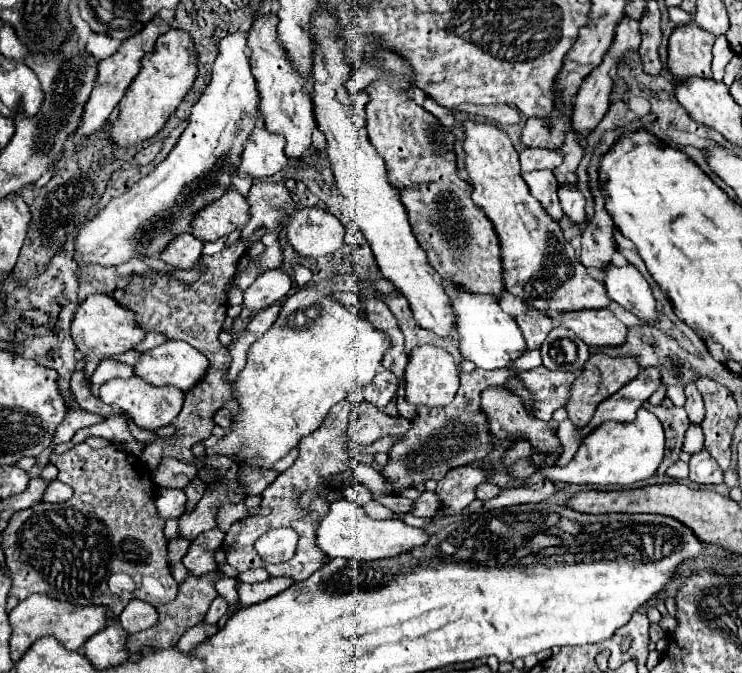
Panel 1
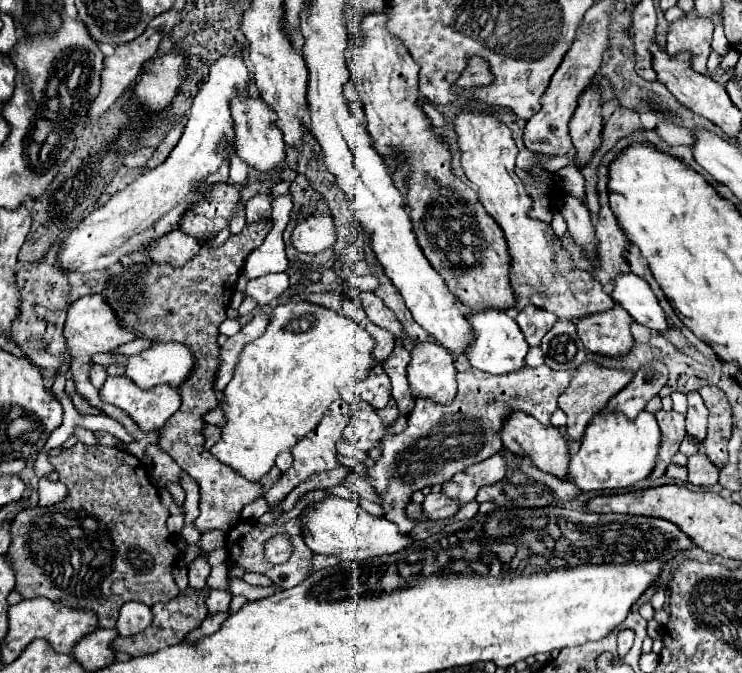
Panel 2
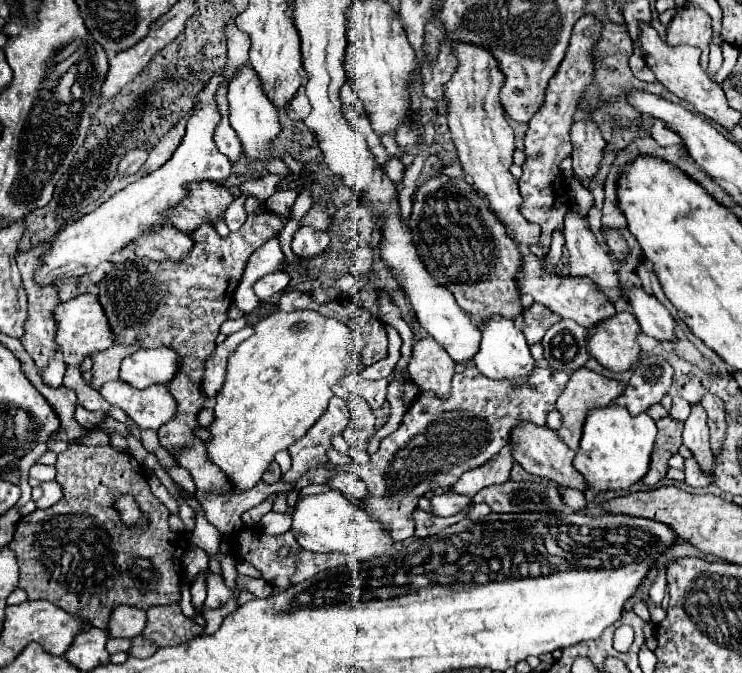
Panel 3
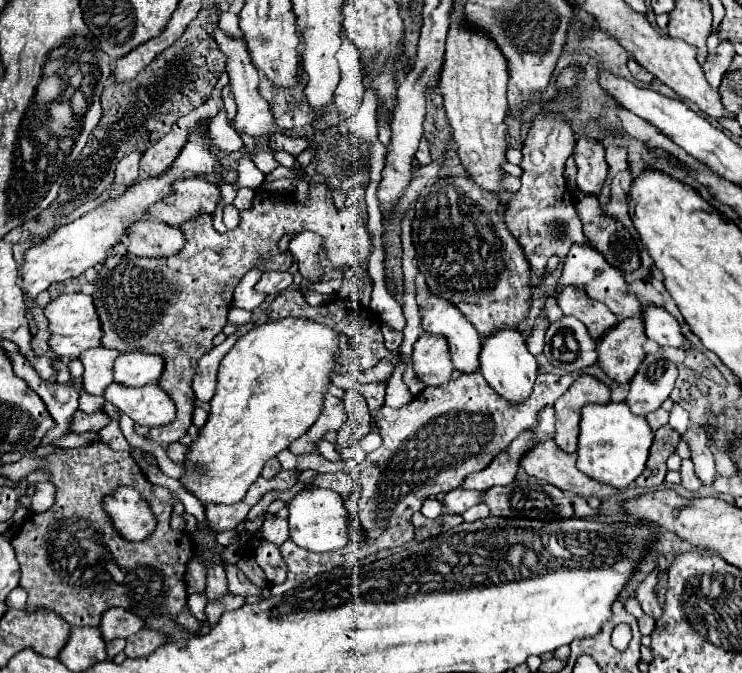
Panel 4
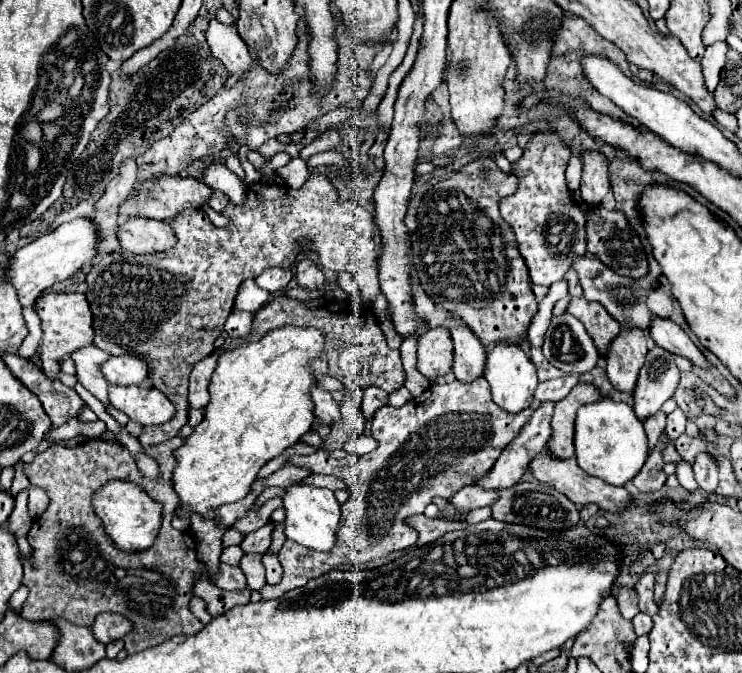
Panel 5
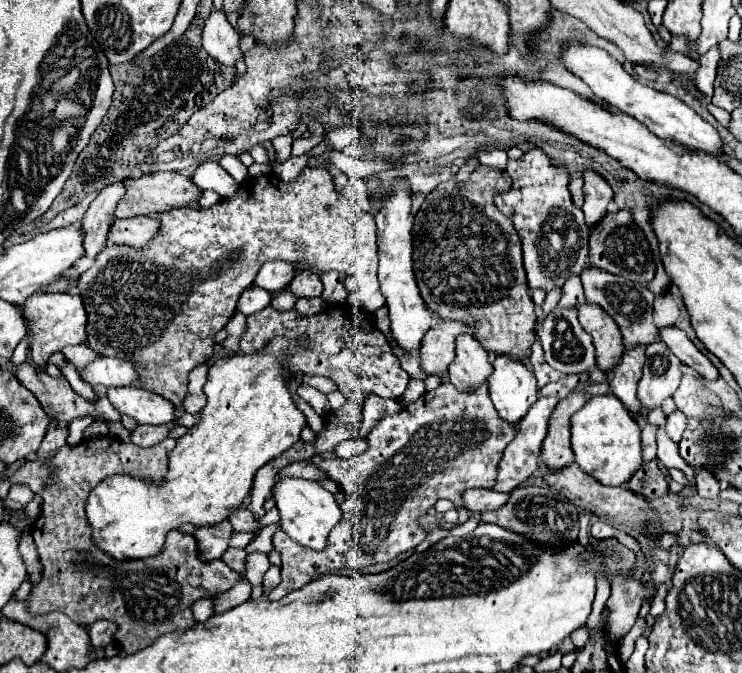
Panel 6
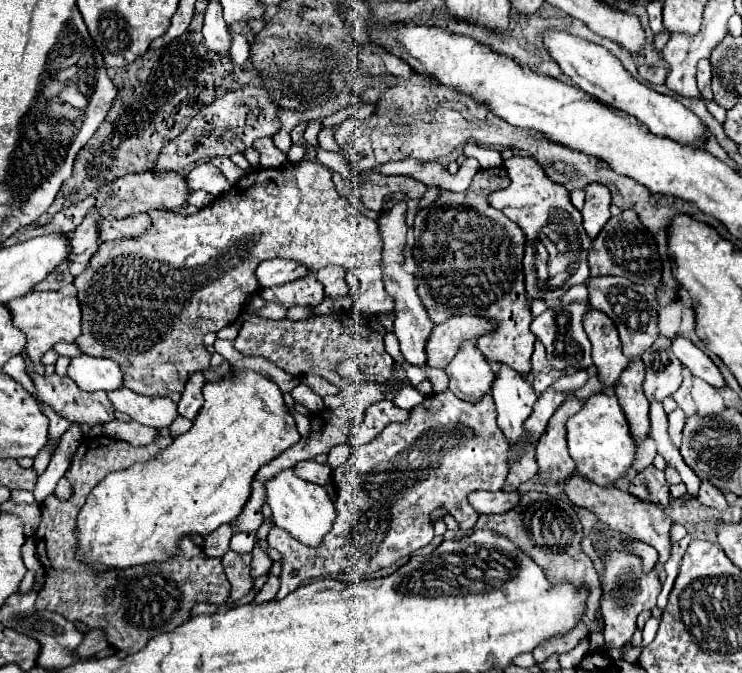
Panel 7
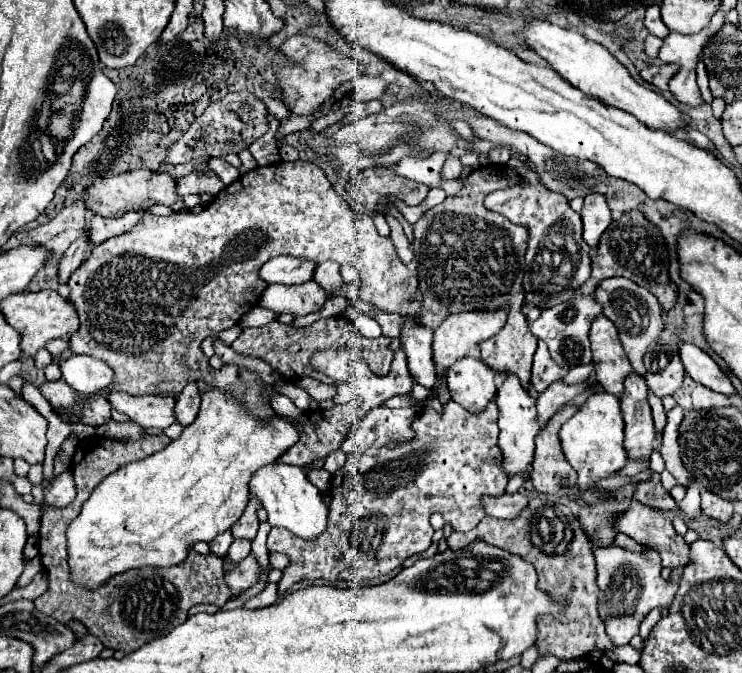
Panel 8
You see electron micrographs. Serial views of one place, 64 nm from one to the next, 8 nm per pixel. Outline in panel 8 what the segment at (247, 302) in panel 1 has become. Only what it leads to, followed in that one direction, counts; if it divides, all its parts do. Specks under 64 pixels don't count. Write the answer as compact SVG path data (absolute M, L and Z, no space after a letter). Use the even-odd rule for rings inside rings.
M276 256L268 260L258 274L266 284L304 284L306 280L312 280L314 268L316 264L304 258Z

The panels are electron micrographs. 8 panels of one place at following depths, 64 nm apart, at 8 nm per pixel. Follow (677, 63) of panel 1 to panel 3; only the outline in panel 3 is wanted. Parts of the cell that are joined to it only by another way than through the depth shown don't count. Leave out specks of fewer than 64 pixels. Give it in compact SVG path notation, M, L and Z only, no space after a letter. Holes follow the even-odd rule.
M688 2L686 8L682 8L672 22L668 24L668 34L666 42L672 46L678 44L690 44L702 50L700 56L700 66L708 66L708 46L710 46L710 36L712 36L712 26L710 26L710 16Z

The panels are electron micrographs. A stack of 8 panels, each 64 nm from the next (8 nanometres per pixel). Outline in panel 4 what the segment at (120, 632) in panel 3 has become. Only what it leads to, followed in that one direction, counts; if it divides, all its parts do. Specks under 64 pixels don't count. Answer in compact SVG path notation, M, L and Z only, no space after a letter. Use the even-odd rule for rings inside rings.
M110 608L104 612L102 616L102 636L106 642L114 640L114 638L128 638L132 634L136 634L138 630L142 630L144 620L140 620L140 616L136 616L134 612L128 612L126 608Z

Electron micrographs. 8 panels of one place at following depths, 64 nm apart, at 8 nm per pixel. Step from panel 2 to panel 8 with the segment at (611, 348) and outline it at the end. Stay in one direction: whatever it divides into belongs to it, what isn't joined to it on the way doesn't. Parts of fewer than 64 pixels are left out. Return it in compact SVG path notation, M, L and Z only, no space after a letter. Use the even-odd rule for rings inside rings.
M630 372L624 382L624 392L620 396L620 408L626 422L624 448L630 458L648 458L654 450L654 422L646 380L636 376L636 372Z

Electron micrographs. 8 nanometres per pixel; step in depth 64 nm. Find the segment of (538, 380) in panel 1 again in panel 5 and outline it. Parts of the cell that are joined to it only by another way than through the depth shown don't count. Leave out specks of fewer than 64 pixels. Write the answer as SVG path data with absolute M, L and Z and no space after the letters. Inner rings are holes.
M566 374L564 378L538 382L532 404L516 416L494 404L488 382L482 376L472 384L460 384L460 380L450 384L432 384L422 396L412 398L402 408L382 406L374 414L372 436L378 440L378 448L374 452L364 454L358 460L350 460L350 456L336 460L324 450L316 450L308 456L290 456L288 466L300 466L310 472L344 478L350 484L350 498L342 506L338 544L326 554L286 540L278 552L284 566L282 582L276 586L264 586L260 590L262 598L280 598L284 592L304 586L310 578L322 576L331 570L353 570L354 564L364 564L416 544L418 534L406 520L412 514L422 514L434 496L448 498L460 488L474 484L476 478L484 476L500 452L530 420L532 408L542 402L558 402L578 384L578 380L578 374Z

